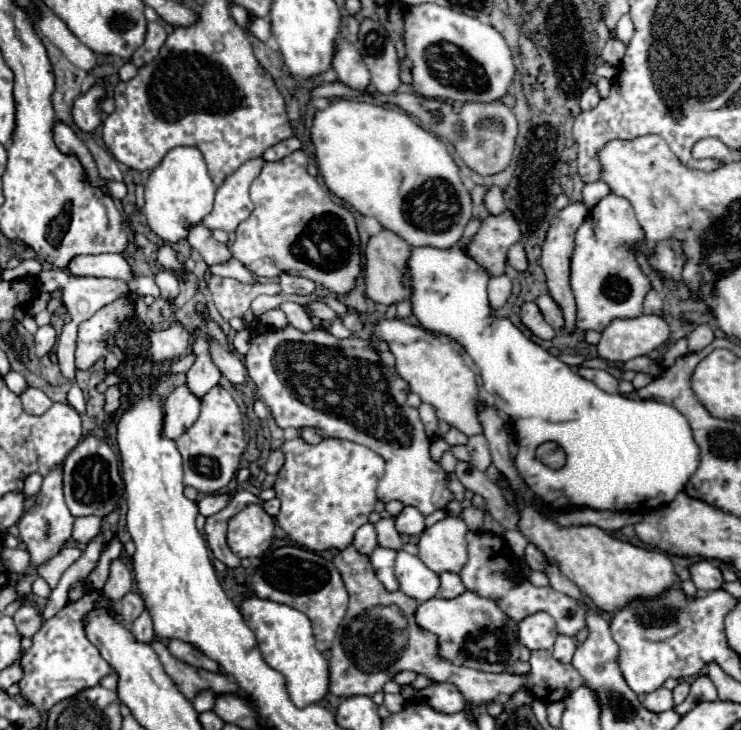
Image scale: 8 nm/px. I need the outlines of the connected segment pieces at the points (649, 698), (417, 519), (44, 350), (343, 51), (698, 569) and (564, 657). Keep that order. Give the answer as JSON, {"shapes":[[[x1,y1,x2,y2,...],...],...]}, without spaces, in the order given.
{"shapes":[[[659,688,659,690,645,696,643,706,651,712,665,712,665,710,671,710,675,704,673,704,671,692,667,688]],[[403,508,401,514,395,516,395,528,399,534,407,534,407,536,419,536,425,530,425,518,421,516,421,512,417,512,417,508]],[[51,326,39,328,35,334,35,356,43,358,51,354,51,350,55,348,55,342,57,342,57,332]],[[345,38,339,40,339,50,335,52,335,58,333,58,333,70,337,72,337,78,345,86,359,92,367,90,369,70,361,62,361,54,357,52,357,48]],[[701,560,701,562,693,564,691,566,691,576,693,576,691,580,695,582,695,586,699,590,707,590,707,592,709,590,719,590,721,584,725,582,721,570,717,566,713,566,711,562,707,562,707,560]],[[561,634,561,636,557,636,557,640,555,640,553,656,555,656,559,662,565,662,565,664,567,664,567,662,571,662,575,648,577,648,577,642,575,642,573,638]]]}

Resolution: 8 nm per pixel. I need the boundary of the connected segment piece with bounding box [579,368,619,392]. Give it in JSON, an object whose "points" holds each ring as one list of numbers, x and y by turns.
{"points":[[579,368,579,374,591,382,595,382,601,390,605,392,619,392,619,380,605,372,605,370,587,370,587,368]]}

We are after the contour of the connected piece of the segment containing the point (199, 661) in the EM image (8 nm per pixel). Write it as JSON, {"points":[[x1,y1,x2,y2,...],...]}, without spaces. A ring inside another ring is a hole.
{"points":[[169,640,169,642,167,642,167,648,169,648,169,652,171,652,177,660,181,660,181,662,185,662,185,664,189,664,189,666,219,672,219,664,213,662,213,660,209,660,203,652,197,652,197,648,193,648,191,644,185,644,185,642,181,642,181,640]]}

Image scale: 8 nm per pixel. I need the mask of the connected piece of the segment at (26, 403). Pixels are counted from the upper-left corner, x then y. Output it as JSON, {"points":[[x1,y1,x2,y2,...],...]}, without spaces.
{"points":[[29,386,27,390,21,392,21,402,23,402,23,410,29,414,35,414,35,416,45,414,49,410,49,406,53,404,45,396,45,392,41,392,39,388,33,388,33,386]]}

